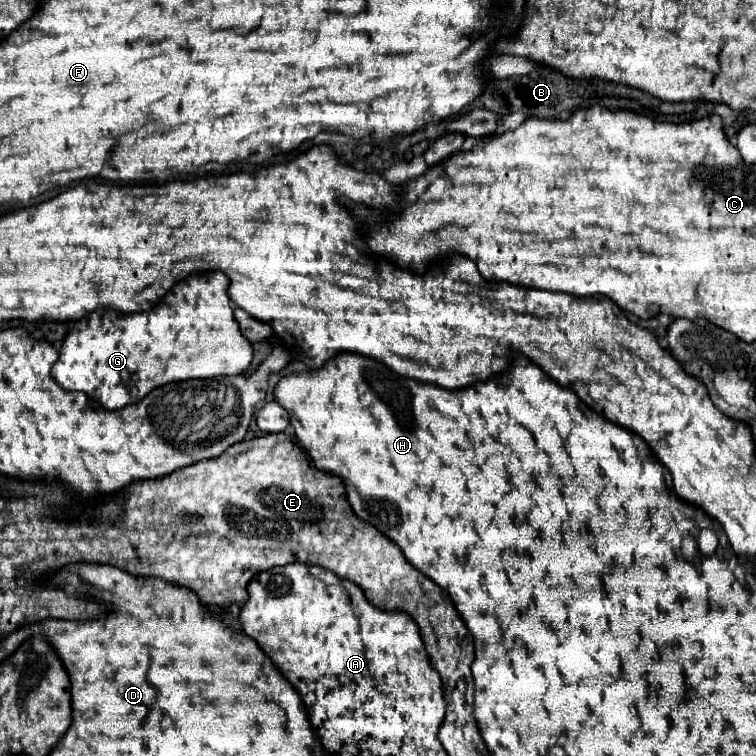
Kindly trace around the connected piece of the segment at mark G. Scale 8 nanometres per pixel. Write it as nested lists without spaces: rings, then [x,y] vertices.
[[[218,270],[190,274],[174,285],[172,293],[176,302],[162,300],[148,312],[120,314],[116,310],[94,310],[86,318],[72,322],[64,338],[60,358],[52,368],[56,382],[64,390],[88,394],[106,410],[120,410],[132,402],[140,402],[138,398],[144,398],[148,392],[168,382],[244,374],[252,362],[252,346],[236,326],[236,318],[228,300],[228,278],[224,278],[224,274]]]

